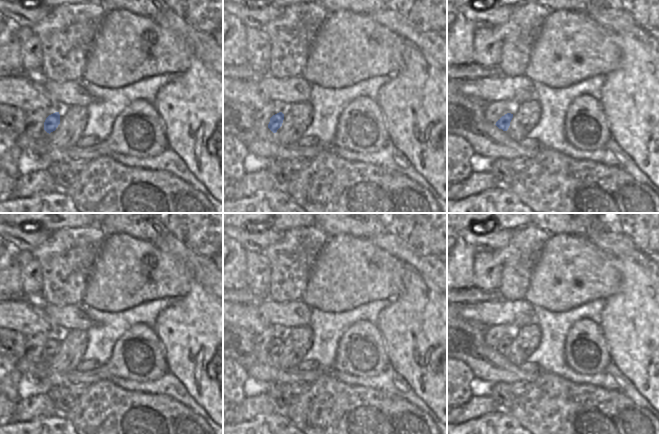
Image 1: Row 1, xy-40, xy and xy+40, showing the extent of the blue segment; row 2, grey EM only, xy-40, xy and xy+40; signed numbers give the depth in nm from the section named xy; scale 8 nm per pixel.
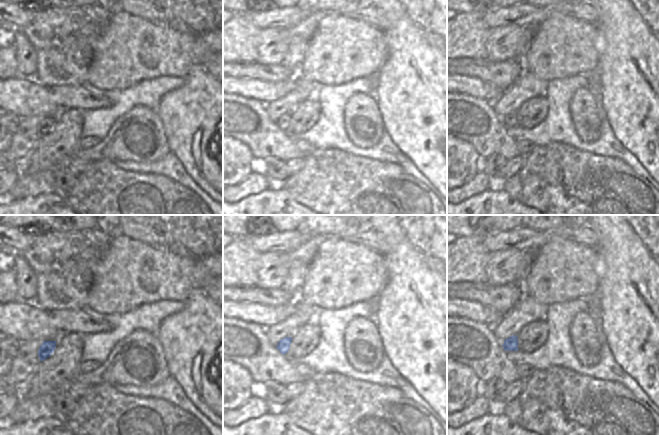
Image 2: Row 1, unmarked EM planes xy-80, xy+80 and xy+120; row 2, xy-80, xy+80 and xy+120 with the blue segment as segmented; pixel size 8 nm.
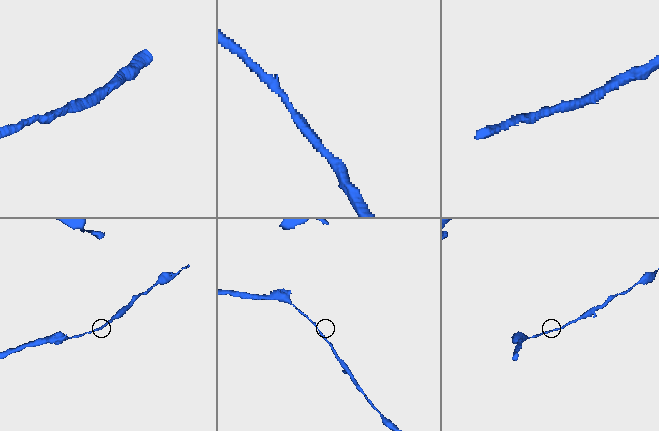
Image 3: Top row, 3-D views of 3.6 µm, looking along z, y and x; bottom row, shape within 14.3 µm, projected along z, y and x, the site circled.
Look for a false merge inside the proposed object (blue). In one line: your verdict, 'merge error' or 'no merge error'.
no merge error

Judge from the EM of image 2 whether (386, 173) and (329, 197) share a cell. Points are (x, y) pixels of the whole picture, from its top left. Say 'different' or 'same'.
same

